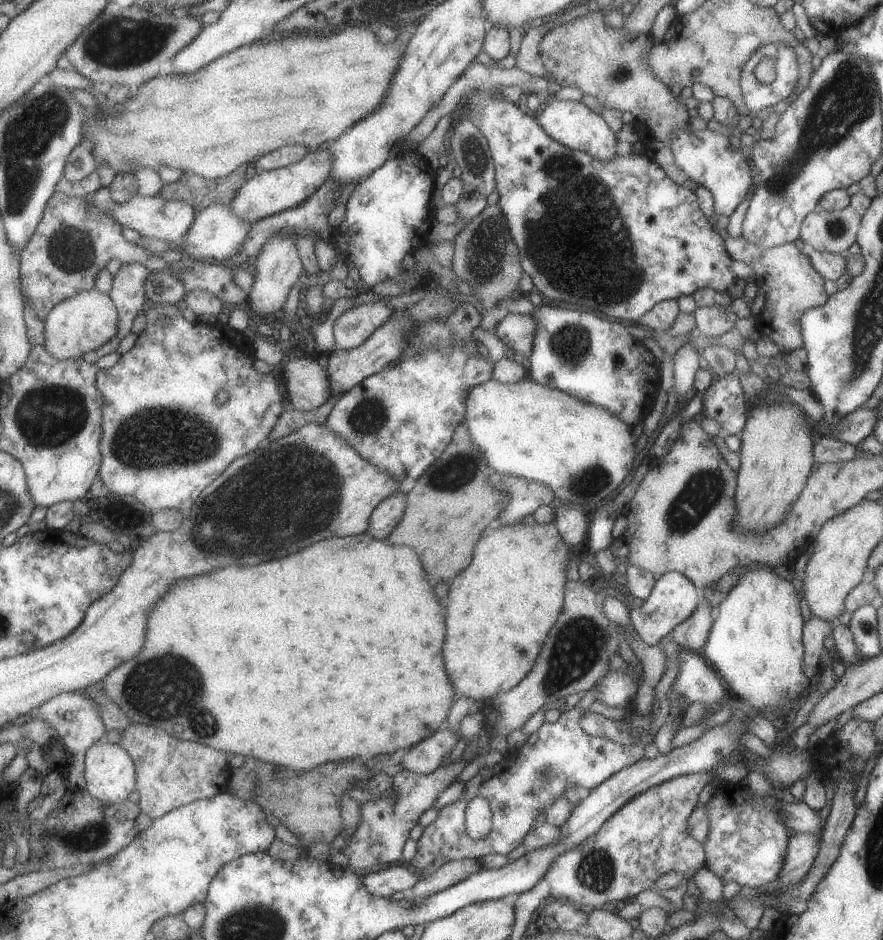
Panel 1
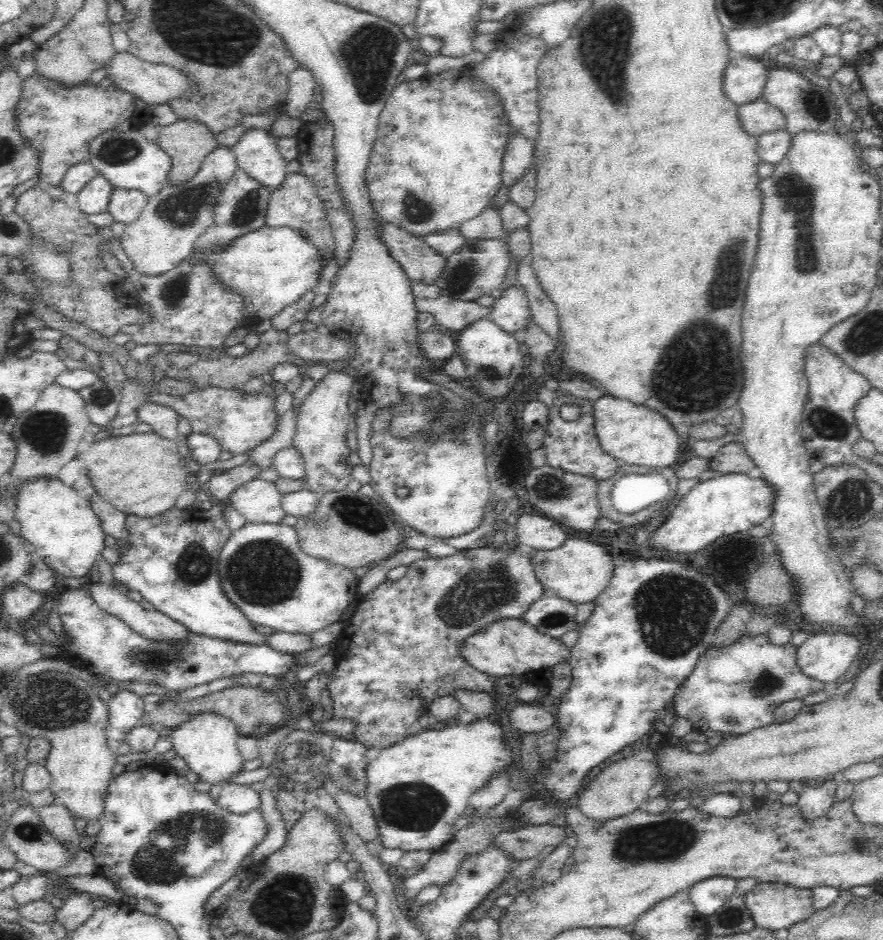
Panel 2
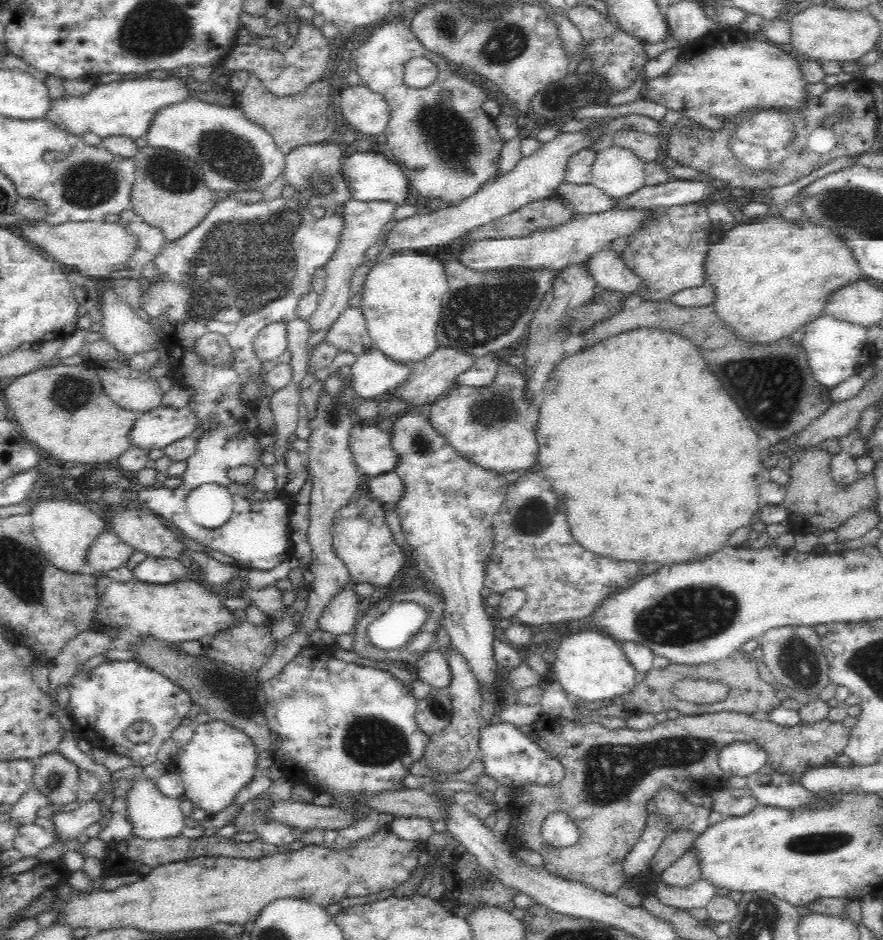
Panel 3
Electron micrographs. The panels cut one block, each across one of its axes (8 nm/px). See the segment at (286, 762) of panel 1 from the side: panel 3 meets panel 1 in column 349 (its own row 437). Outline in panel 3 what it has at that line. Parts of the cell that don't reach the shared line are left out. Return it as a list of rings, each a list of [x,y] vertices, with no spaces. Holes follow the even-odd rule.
[[[634,328],[614,336],[608,336],[596,344],[584,346],[574,354],[565,353],[554,364],[544,390],[540,396],[539,421],[535,430],[539,444],[539,457],[536,470],[554,486],[554,492],[564,502],[568,514],[568,525],[572,537],[584,549],[620,561],[640,563],[674,564],[701,560],[725,546],[730,536],[741,527],[753,524],[761,507],[758,504],[759,488],[769,480],[764,470],[760,451],[759,436],[754,432],[746,415],[740,412],[720,380],[708,370],[707,357],[690,336],[670,328]]]

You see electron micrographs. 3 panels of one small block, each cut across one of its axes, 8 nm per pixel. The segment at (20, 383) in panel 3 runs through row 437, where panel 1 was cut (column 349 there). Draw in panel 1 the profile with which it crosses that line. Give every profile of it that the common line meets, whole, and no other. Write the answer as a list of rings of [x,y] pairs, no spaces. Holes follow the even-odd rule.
[[[370,24],[352,25],[343,27],[343,30],[334,30],[328,33],[309,32],[307,34],[295,34],[291,38],[284,38],[275,42],[261,40],[261,42],[243,45],[237,50],[229,52],[221,56],[221,58],[214,60],[211,64],[203,66],[201,70],[193,72],[193,74],[187,74],[187,76],[174,73],[161,74],[157,78],[149,80],[147,84],[143,84],[138,90],[132,90],[129,95],[130,100],[126,98],[117,104],[110,104],[110,112],[103,110],[100,105],[98,106],[99,114],[92,109],[85,108],[87,123],[83,126],[81,144],[89,147],[91,152],[93,152],[93,156],[97,159],[97,169],[99,164],[109,164],[117,174],[135,174],[138,170],[144,168],[149,168],[159,173],[160,166],[169,166],[169,168],[181,169],[185,173],[187,171],[195,172],[196,175],[203,175],[205,179],[223,179],[238,168],[255,164],[261,156],[265,156],[277,150],[277,148],[281,148],[281,146],[298,144],[316,150],[328,145],[330,142],[339,140],[354,125],[366,119],[367,116],[378,111],[383,106],[385,96],[390,91],[391,82],[393,82],[395,74],[399,70],[401,59],[401,44],[399,44],[399,40],[386,44],[381,42],[376,26]]]

